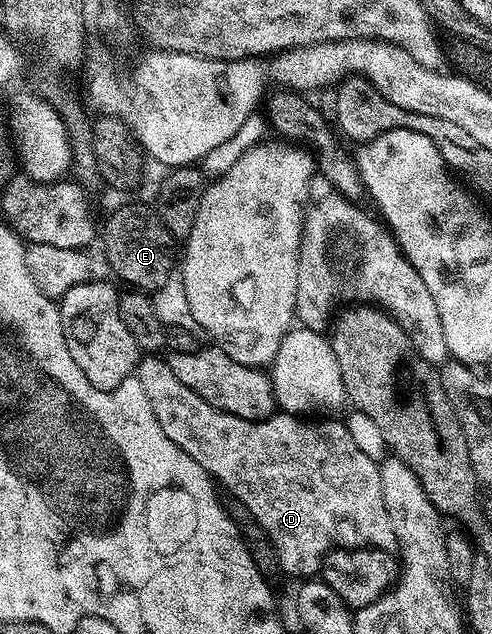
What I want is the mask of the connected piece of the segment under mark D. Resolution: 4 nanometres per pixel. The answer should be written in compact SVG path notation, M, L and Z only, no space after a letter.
M146 354L139 359L136 378L140 386L144 386L148 402L152 402L152 414L156 414L160 430L164 430L189 459L200 462L203 470L223 489L234 492L235 498L250 511L251 518L266 531L278 555L278 564L288 575L317 577L322 560L333 548L379 548L389 553L397 549L394 520L384 506L379 461L374 461L354 441L353 434L344 425L337 424L337 419L311 422L289 414L275 414L265 420L245 420L221 412L204 402L196 390L188 390L188 386L172 374L172 366L158 354Z

